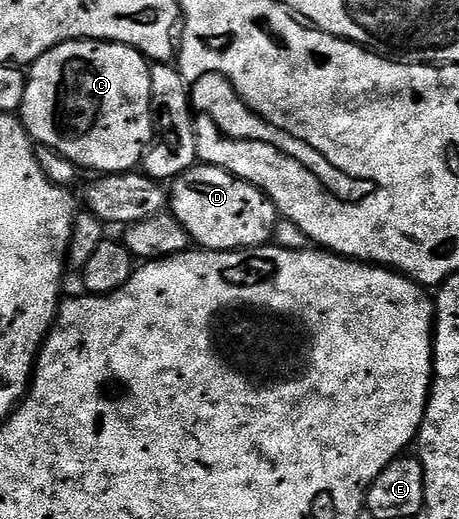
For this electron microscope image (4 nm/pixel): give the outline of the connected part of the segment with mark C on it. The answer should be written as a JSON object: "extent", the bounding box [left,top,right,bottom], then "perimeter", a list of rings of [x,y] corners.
{"extent":[21,41,157,175],"perimeter":[[[66,41],[57,47],[53,47],[45,55],[32,61],[27,73],[27,86],[25,87],[25,99],[21,110],[21,120],[27,134],[32,142],[39,145],[47,145],[53,151],[57,151],[65,159],[69,159],[80,170],[96,169],[94,172],[99,175],[108,173],[130,173],[142,162],[144,155],[149,151],[147,145],[156,136],[157,130],[151,112],[151,65],[146,57],[133,47],[128,45],[117,45],[114,41]]]}

